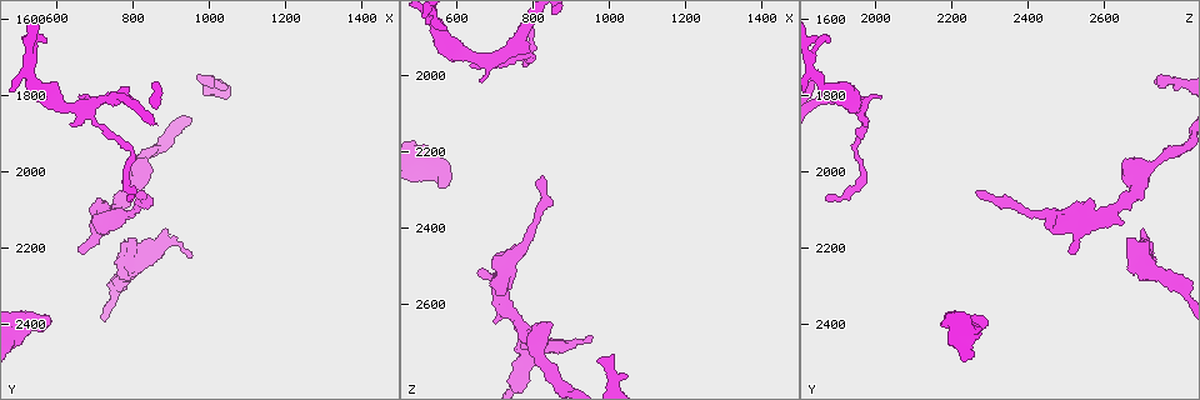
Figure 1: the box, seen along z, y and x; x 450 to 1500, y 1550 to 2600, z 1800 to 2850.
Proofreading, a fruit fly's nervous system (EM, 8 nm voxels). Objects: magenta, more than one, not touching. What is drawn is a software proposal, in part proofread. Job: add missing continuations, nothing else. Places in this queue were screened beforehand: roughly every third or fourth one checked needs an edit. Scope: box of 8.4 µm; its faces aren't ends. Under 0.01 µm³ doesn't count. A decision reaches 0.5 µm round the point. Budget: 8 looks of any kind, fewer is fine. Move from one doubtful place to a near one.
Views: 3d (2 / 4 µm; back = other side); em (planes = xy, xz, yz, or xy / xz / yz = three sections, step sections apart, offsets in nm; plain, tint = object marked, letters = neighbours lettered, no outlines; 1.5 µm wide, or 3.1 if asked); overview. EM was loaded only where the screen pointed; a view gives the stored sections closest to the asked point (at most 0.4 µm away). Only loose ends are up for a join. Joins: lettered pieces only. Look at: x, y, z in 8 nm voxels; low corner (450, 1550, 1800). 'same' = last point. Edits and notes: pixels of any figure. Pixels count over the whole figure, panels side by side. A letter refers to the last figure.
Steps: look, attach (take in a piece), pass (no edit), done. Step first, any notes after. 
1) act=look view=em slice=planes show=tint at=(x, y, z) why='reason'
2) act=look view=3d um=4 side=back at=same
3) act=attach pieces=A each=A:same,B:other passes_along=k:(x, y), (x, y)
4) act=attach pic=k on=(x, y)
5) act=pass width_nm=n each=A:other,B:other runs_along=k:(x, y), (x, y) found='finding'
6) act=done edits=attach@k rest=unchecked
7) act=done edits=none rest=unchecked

act=look view=em um=3.1 slice=planes show=tint at=(665, 2220, 2505) why='free end'

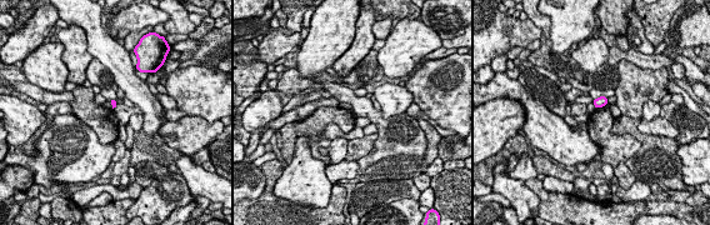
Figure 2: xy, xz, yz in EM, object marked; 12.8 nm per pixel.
act=look view=em um=3.1 slice=planes show=letters at=same

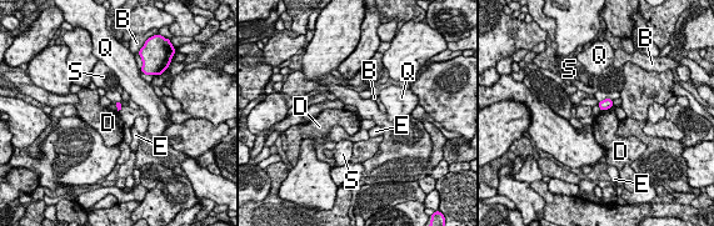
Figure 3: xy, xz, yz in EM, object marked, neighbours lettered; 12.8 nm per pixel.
act=pass longest_contact=D:190nm each=B:other,D:other,E:other,Q:other,S:other border=3:(613, 106), (600, 111) found='none of them fits'

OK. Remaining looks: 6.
act=look view=3d um=4 at=(560, 2380, 2295) why='an open end'

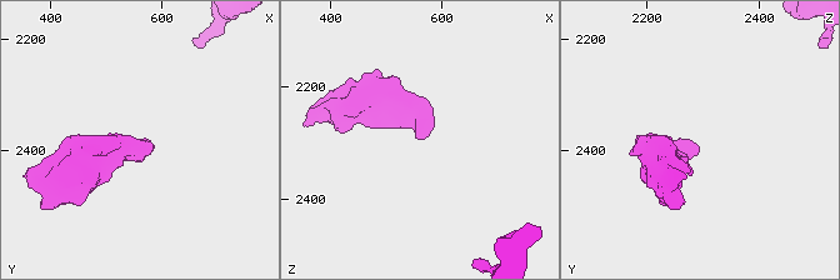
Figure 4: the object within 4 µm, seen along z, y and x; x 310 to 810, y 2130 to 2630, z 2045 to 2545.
act=look view=em slice=planes show=plain at=(555, 2390, 2285) why='now the EM'

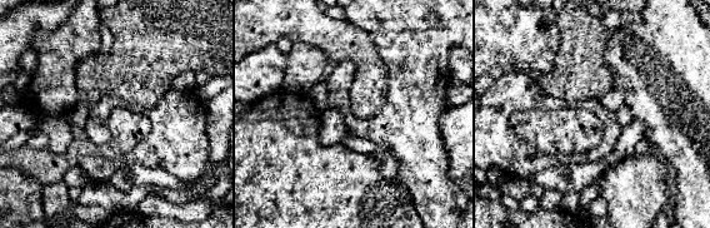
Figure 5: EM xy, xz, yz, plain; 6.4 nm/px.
act=look view=em slice=planes show=letters at=same why='see the neighbours'

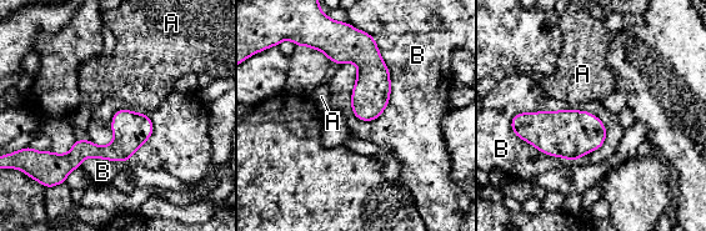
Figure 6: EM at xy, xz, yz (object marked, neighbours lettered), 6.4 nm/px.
act=pass each=A:other,B:other found='none of them fits'

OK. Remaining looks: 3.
act=look view=3d um=2 at=(790, 2070, 1870) why='free end'

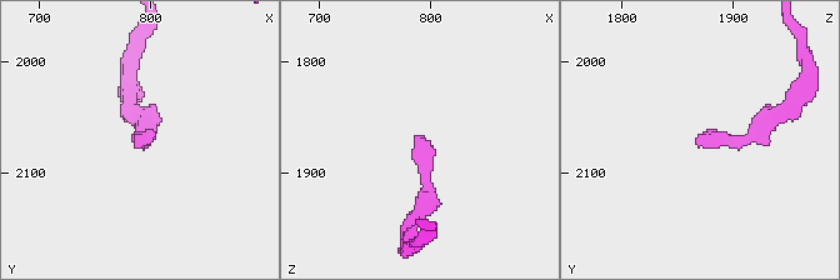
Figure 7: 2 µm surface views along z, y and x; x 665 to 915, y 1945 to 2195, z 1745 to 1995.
act=look view=em slice=planes show=plain at=(796, 2074, 1870)

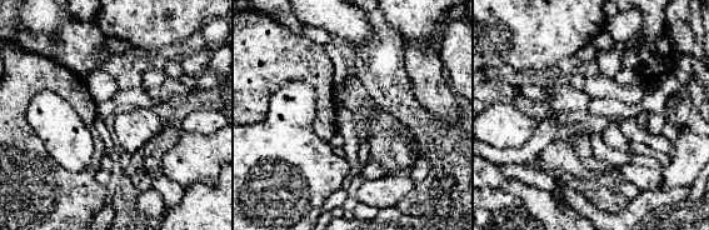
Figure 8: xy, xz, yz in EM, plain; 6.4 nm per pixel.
act=look view=em slice=planes show=letters at=same why='see the neighbours'

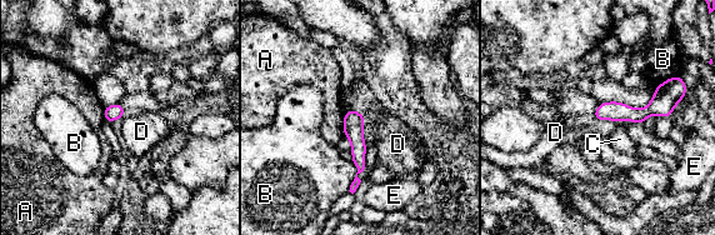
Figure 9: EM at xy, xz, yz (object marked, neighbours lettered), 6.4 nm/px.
act=pass width_nm=110 each=A:other,B:other,C:other,D:other,E:other runs_along=9:(671, 104), (645, 113), (596, 116) found='none of them fits'

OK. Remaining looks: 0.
act=done edits=none rest=unchecked

